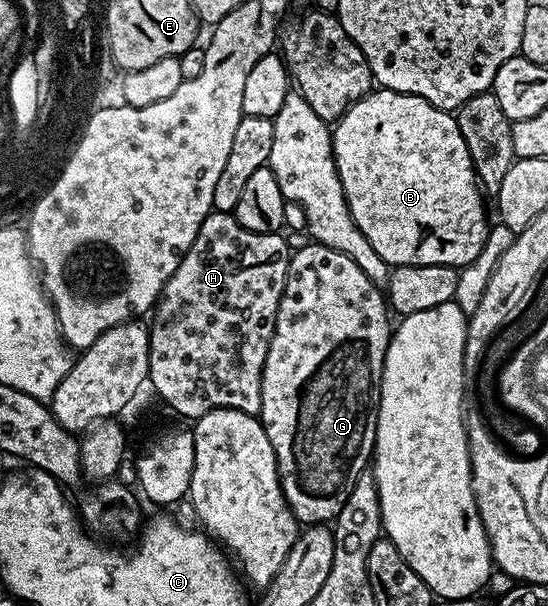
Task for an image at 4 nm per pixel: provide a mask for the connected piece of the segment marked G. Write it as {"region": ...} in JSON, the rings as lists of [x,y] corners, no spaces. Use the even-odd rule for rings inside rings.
{"region":[[[307,242],[300,249],[291,253],[288,262],[288,277],[282,298],[278,302],[274,334],[270,338],[270,350],[266,350],[266,362],[262,370],[262,406],[258,417],[260,424],[266,430],[266,438],[270,438],[270,446],[274,446],[274,458],[278,462],[280,485],[284,491],[290,510],[296,515],[301,525],[327,525],[335,521],[342,510],[346,498],[350,498],[350,490],[354,490],[354,482],[369,467],[372,449],[376,447],[376,411],[380,405],[380,383],[384,359],[388,349],[388,340],[394,331],[393,325],[388,325],[389,305],[386,296],[378,286],[362,272],[362,267],[348,257],[346,253],[331,249],[315,242]]]}

